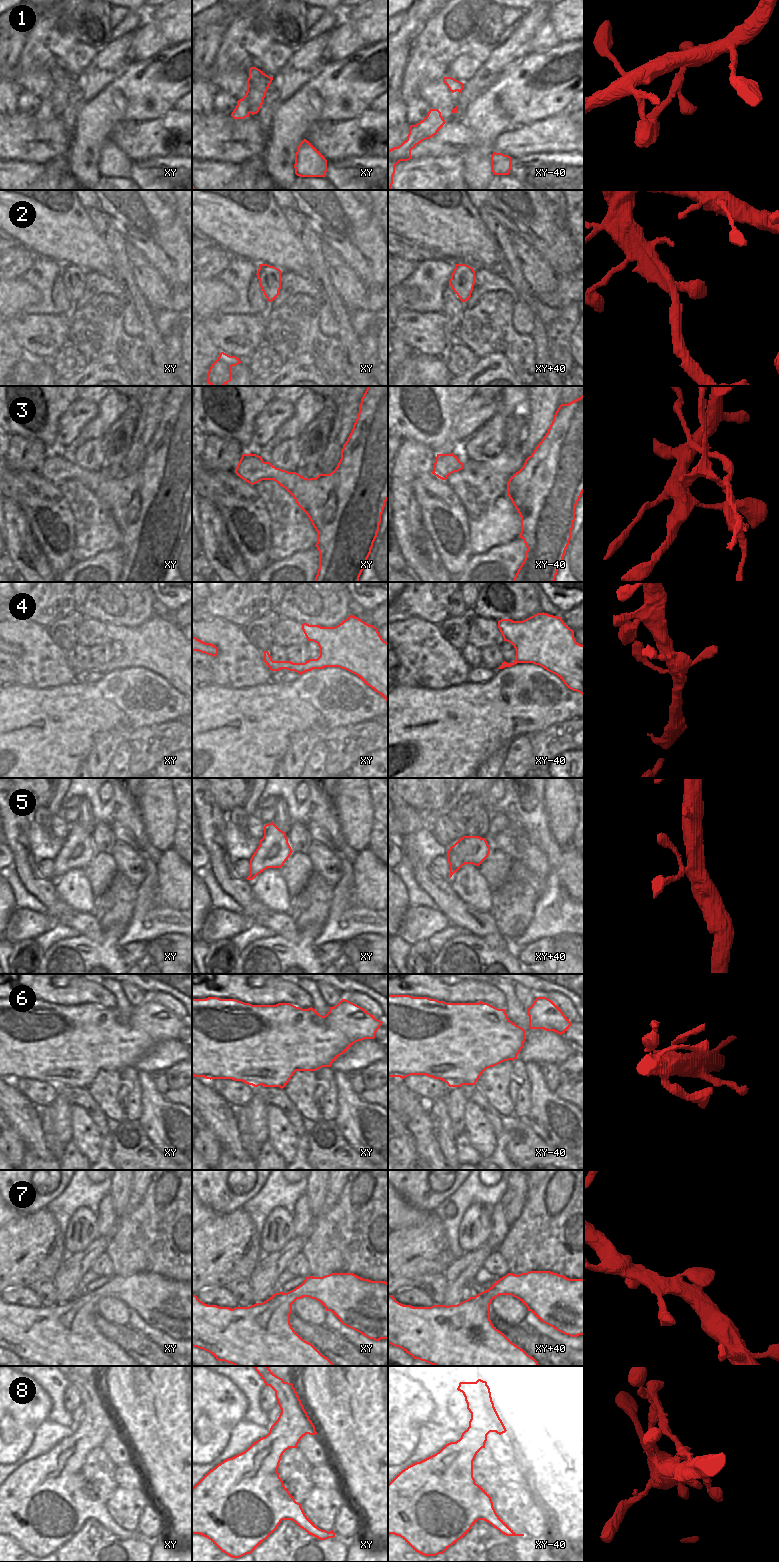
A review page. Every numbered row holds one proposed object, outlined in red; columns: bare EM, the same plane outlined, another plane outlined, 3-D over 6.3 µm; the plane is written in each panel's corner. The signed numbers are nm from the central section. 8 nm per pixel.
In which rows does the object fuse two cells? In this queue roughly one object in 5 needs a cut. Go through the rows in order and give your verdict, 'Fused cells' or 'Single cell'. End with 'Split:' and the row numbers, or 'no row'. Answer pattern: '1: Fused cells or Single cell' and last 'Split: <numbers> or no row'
1: Single cell
2: Single cell
3: Fused cells
4: Single cell
5: Single cell
6: Single cell
7: Single cell
8: Fused cells
Split: 3, 8

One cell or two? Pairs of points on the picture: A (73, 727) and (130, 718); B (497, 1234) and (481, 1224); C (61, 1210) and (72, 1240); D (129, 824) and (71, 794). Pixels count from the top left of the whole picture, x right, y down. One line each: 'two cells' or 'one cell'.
A: one cell
B: two cells
C: two cells
D: one cell

